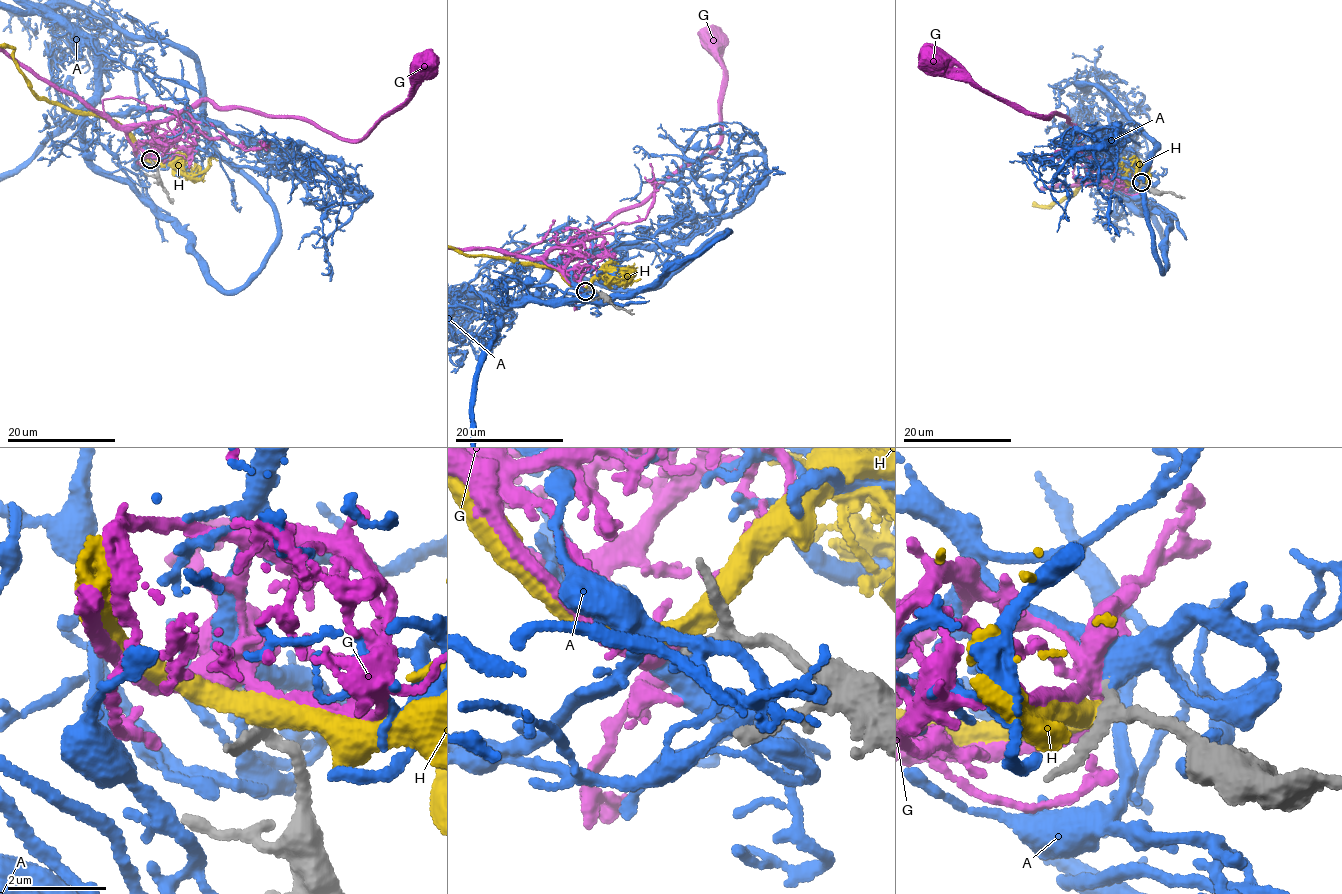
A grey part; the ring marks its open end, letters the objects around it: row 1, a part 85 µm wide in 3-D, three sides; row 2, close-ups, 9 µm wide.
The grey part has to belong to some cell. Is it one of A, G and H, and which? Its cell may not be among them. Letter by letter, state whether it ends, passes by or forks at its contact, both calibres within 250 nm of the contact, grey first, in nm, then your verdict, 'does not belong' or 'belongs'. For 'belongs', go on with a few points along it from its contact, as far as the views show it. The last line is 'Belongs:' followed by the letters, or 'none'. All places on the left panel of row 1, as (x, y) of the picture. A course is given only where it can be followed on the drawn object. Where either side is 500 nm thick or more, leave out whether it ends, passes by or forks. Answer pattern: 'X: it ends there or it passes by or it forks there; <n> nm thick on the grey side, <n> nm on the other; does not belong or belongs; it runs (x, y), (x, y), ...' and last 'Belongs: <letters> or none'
A: it passes by; 160 nm thick on the grey side, 340 nm on the other; belongs
G: it forks there; 150 nm thick on the grey side, 400 nm on the other; does not belong
H: it passes by; 240 nm thick on the grey side, 400 nm on the other; does not belong
Belongs: A

